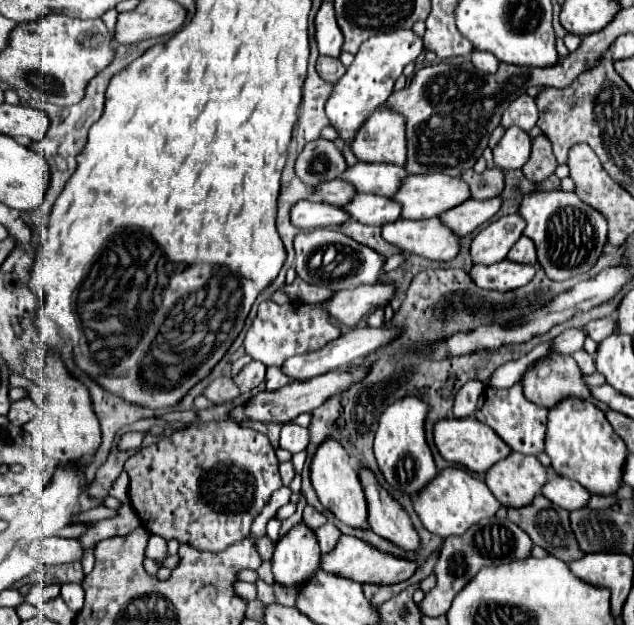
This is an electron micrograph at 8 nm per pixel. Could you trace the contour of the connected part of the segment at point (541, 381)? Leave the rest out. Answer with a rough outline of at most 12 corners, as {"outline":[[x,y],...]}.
{"outline":[[542,357],[522,377],[528,401],[594,401],[572,357]]}

